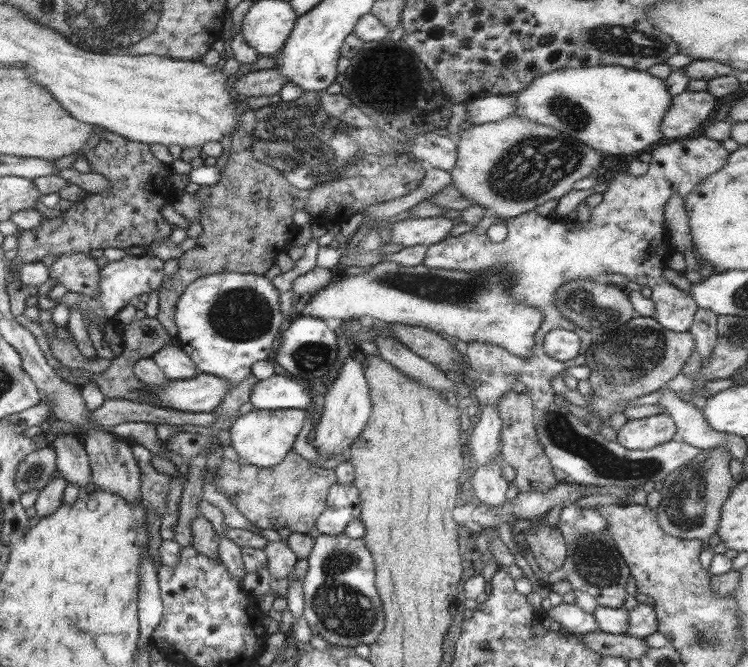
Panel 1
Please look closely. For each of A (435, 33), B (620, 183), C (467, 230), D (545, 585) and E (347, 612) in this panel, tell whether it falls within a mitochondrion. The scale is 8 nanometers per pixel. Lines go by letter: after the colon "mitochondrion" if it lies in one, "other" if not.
A: other
B: other
C: other
D: other
E: mitochondrion

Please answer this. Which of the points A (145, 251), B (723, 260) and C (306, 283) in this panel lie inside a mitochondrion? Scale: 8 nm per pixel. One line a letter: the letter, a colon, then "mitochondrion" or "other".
A: other
B: other
C: other

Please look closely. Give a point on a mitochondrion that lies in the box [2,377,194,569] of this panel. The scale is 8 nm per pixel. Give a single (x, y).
(35, 473)

